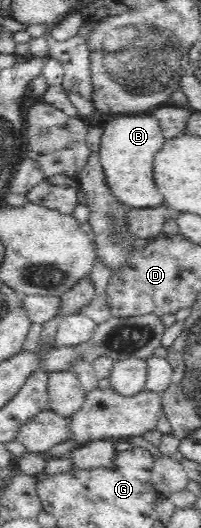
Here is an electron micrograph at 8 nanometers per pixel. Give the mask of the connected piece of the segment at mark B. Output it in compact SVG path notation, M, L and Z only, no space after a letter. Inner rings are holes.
M137 114L134 116L130 115L120 115L113 120L107 122L104 126L103 137L101 139L100 147L100 161L105 171L105 178L107 178L107 184L111 189L112 194L129 208L151 208L160 207L164 205L164 198L157 187L155 186L155 179L153 178L153 163L155 157L161 147L165 145L167 140L163 138L163 133L159 121L155 119L152 115Z

